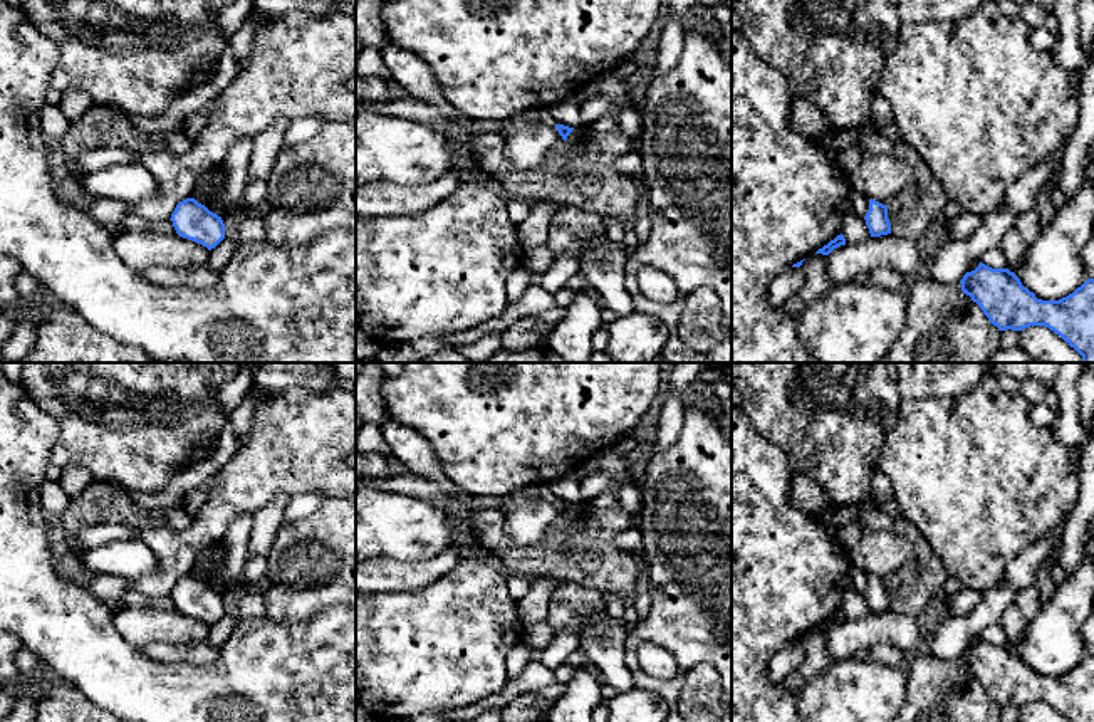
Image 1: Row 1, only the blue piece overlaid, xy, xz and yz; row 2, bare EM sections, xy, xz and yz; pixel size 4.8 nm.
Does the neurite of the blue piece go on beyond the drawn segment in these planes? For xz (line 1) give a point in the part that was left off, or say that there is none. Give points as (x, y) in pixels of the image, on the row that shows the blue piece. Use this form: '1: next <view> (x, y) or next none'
1: next none

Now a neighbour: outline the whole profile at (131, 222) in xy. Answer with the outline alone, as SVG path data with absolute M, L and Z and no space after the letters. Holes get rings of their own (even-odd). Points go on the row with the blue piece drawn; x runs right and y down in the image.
M129 212L124 218L124 232L139 232L139 230L156 230L159 233L173 235L176 233L171 220L163 222L146 222L144 218L138 217L134 212Z

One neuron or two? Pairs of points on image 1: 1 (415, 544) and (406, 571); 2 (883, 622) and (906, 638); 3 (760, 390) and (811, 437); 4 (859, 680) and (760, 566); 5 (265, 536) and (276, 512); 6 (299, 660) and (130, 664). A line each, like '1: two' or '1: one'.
1: two
2: one
3: one
4: two
5: one
6: one

